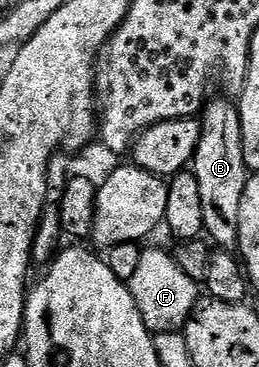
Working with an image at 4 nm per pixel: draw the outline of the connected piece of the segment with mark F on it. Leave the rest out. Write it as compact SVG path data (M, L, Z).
M142 250L138 268L128 285L143 321L154 333L180 332L184 328L186 320L189 319L190 312L199 302L198 280L187 277L187 273L183 273L183 269L179 269L176 258L170 252L168 255L165 251Z

